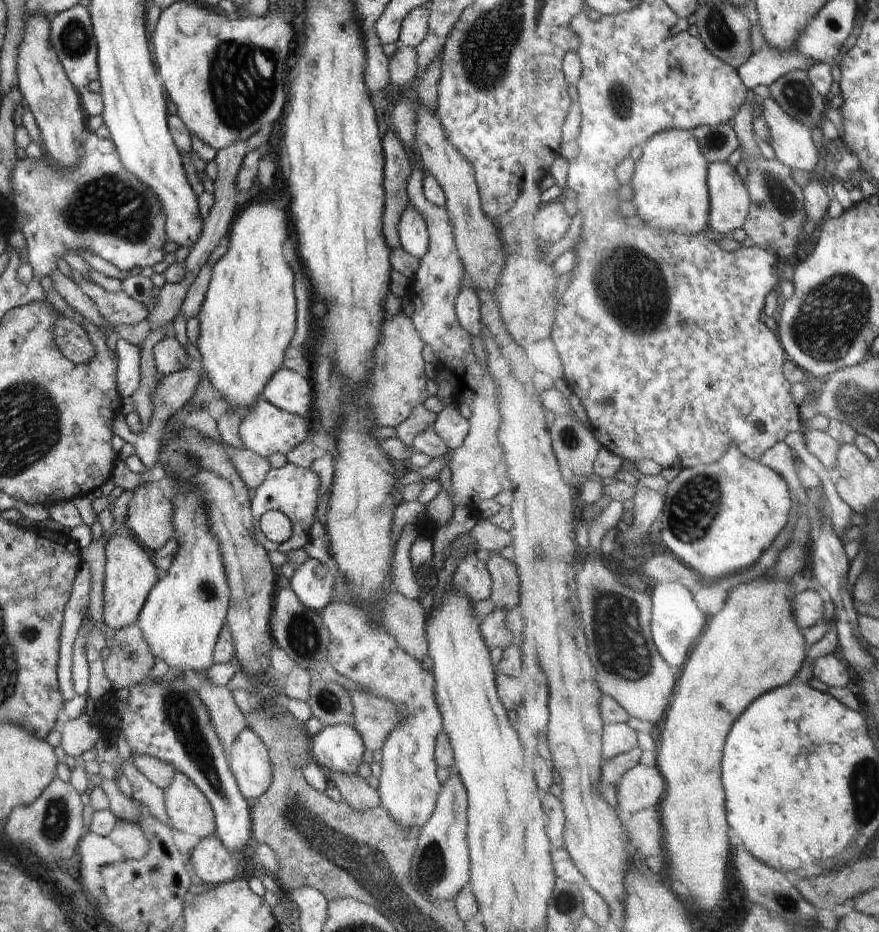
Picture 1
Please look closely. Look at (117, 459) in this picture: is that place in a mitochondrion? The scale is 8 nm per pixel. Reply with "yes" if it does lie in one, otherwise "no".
no

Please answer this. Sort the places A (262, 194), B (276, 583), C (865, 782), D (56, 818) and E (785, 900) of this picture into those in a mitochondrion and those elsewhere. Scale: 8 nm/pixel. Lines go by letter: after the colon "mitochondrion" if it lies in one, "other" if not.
A: other
B: other
C: mitochondrion
D: mitochondrion
E: mitochondrion

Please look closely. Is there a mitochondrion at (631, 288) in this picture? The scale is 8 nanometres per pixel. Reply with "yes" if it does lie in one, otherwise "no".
yes

